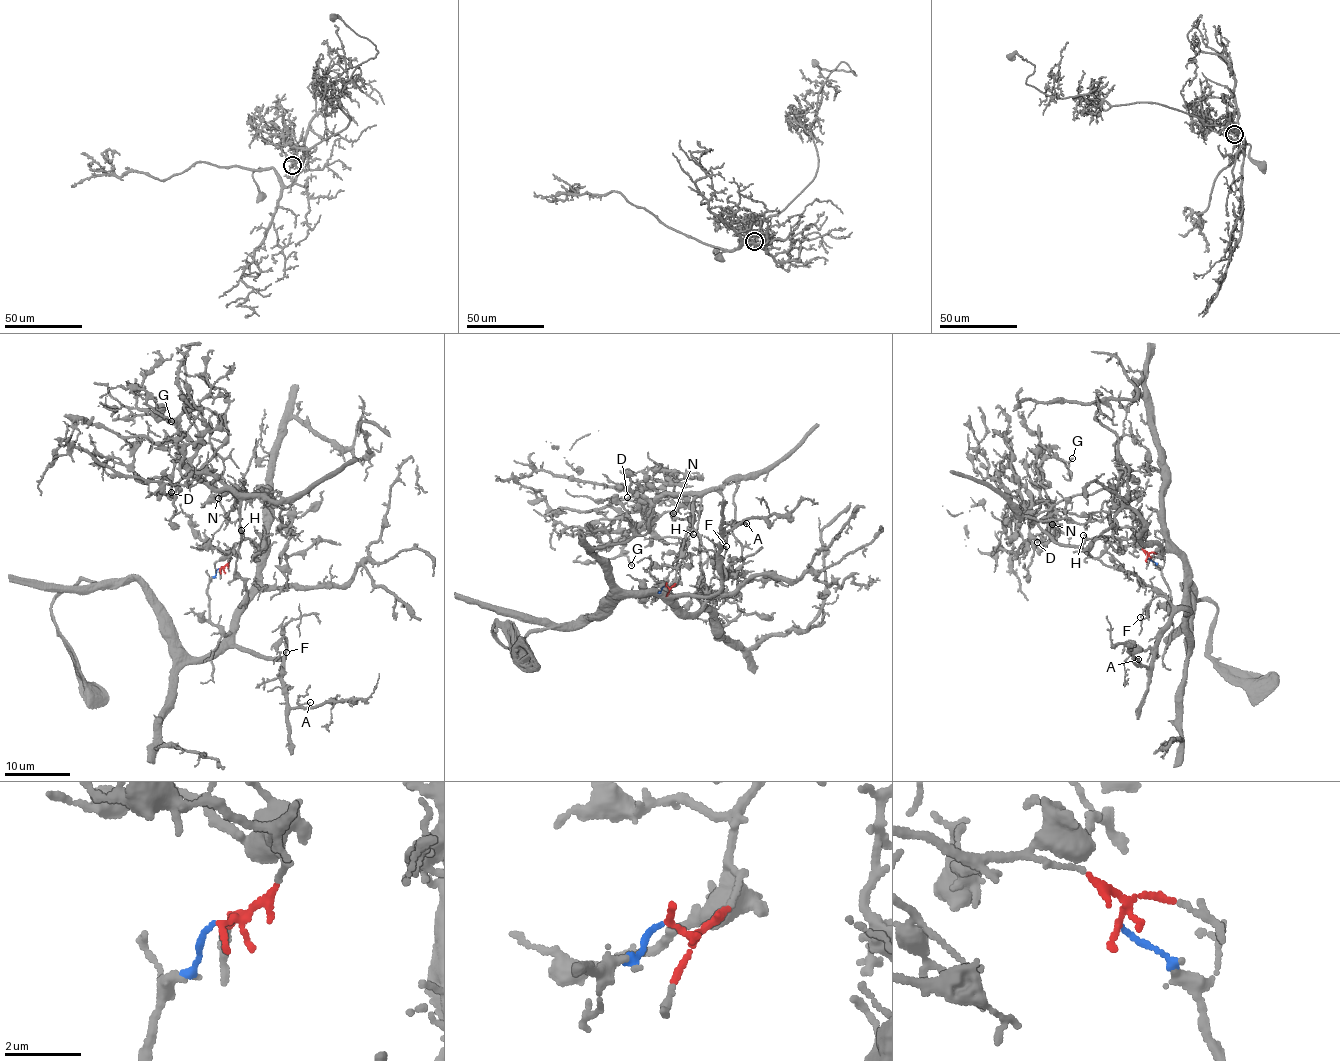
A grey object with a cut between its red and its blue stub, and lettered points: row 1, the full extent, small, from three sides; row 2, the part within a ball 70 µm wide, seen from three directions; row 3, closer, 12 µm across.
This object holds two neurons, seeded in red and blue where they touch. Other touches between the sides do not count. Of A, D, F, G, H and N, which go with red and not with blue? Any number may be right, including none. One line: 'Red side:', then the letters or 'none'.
Red side: D, G, H, N

